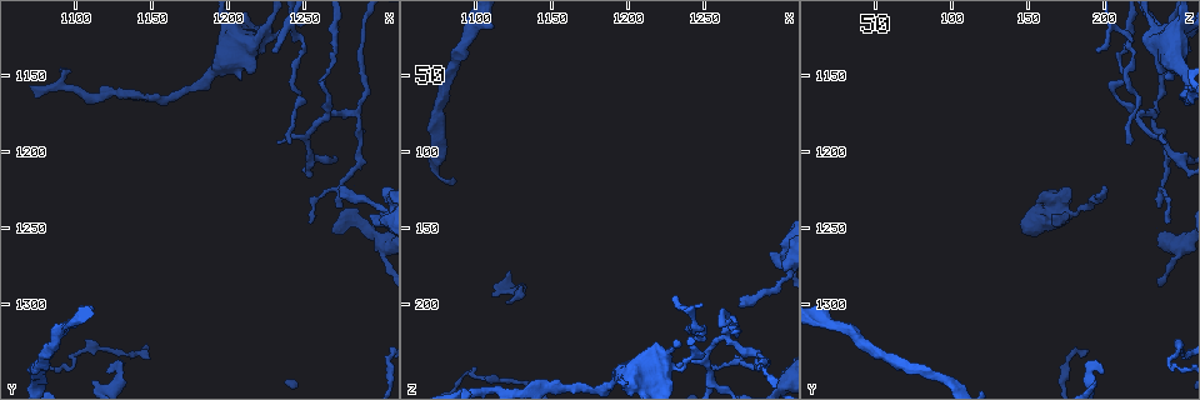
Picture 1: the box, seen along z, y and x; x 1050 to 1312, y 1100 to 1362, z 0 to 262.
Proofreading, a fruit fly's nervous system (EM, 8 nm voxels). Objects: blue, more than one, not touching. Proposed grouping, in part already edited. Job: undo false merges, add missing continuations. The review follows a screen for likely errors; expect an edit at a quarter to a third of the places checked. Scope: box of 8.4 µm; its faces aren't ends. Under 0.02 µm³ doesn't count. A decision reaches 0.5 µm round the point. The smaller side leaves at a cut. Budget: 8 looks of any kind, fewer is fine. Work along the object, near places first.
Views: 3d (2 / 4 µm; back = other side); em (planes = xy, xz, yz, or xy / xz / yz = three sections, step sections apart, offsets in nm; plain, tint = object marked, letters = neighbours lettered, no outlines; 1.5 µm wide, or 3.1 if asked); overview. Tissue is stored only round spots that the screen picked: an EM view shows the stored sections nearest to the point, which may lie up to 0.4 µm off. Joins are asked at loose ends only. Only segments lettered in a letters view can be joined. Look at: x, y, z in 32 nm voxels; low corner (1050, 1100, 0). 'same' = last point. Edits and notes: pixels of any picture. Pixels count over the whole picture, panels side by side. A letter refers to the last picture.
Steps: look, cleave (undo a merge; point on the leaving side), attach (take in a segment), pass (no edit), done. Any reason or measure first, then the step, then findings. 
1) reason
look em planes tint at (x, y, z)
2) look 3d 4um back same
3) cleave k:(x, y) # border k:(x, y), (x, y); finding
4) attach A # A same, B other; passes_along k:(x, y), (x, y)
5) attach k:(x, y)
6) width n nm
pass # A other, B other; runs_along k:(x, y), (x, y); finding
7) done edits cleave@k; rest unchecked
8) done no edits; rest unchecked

calibre changes
look 3d 4um at (1216, 1126, 242)

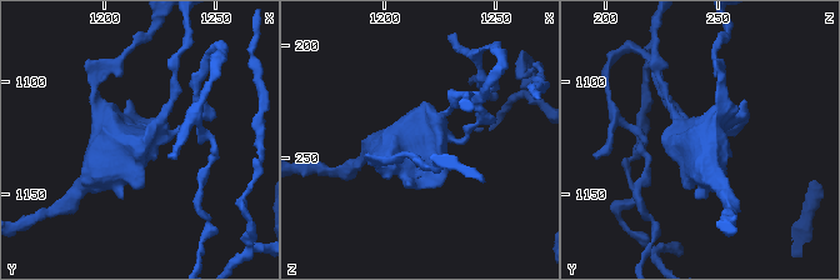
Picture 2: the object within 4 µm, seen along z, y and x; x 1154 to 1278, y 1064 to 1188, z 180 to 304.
shape alone is not enough
look em 3.1um yz step 8 letters at (1218, 1126, 241)

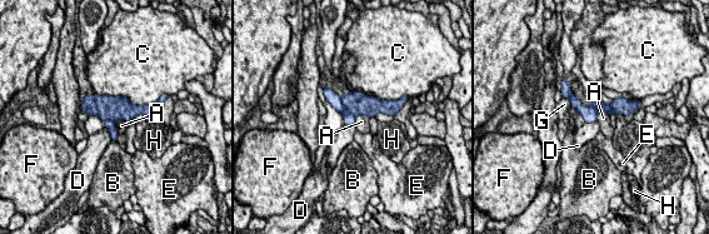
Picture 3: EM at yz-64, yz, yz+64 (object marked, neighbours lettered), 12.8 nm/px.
look em 3.1um planes letters same

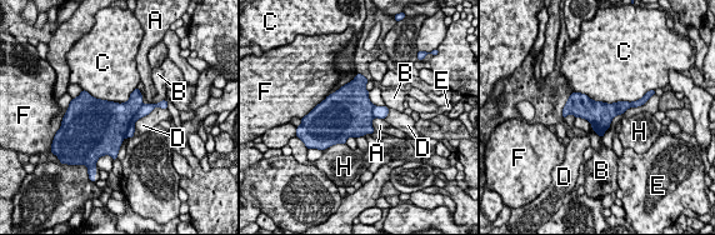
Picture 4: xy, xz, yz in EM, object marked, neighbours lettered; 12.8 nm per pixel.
pass # A other, B other, C other, D other, E other, F other, H other; border 4:(571, 93), (606, 103), (638, 100); one cell here

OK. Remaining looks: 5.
abrupt turn
look 3d 4um at (1266, 1174, 226)

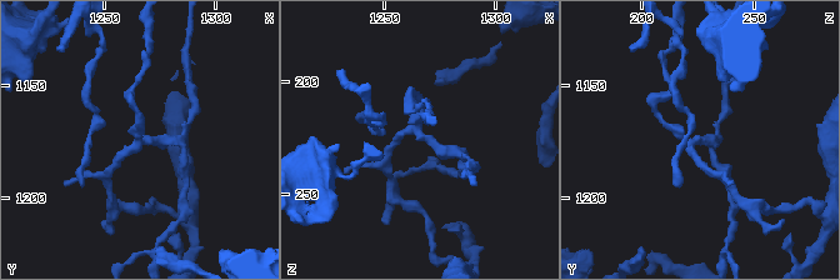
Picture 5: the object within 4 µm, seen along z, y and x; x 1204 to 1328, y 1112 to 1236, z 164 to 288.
now the EM
look em planes letters at (1266, 1174, 224)

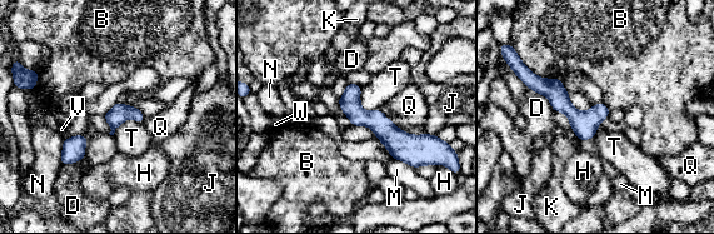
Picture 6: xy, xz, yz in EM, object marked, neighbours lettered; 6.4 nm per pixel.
pass # B other, D other, H other, J other, K other, M other, N other, Q other, T other, V other, W other; runs_along 6:(349, 88), (351, 105), (397, 142), (427, 140); continuous, no second cell

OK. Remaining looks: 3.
free end
look 3d 2um at (1274, 1224, 198)

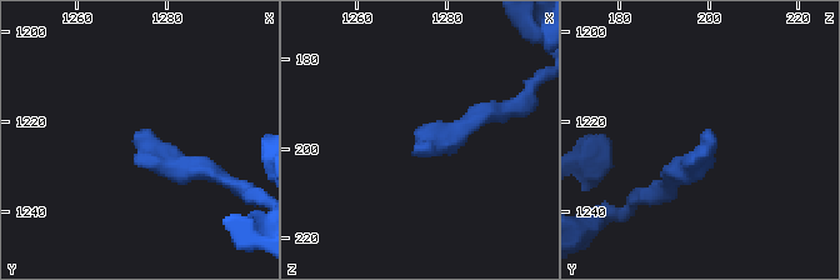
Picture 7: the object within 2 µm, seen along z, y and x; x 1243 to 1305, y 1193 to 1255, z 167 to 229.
now the EM
look em planes letters at (1272, 1223, 199)

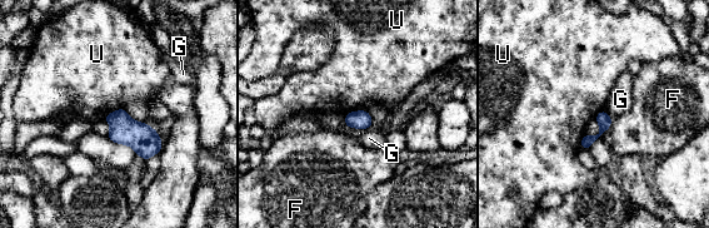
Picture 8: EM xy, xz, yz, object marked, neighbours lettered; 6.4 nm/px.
pass # F other, G other, U other; border 8:(124, 107), (110, 112), (105, 117); no lettered segment goes on from it

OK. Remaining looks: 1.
done no edits; rest unchecked

